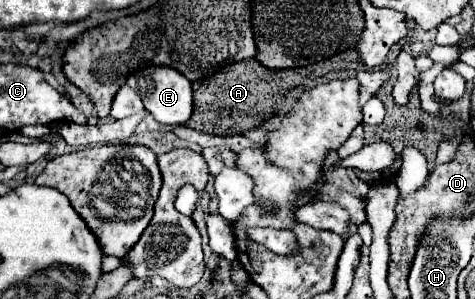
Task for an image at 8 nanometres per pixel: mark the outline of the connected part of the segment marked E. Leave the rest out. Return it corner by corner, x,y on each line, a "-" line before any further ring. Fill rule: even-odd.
171,67
141,69
141,71
133,73
131,79
127,79
127,85
141,95
145,109
155,117
155,121
159,121
163,125
173,125
173,127
185,125
187,119
191,119
191,115
193,115
191,81
187,81
183,75
179,75
179,71
175,71

